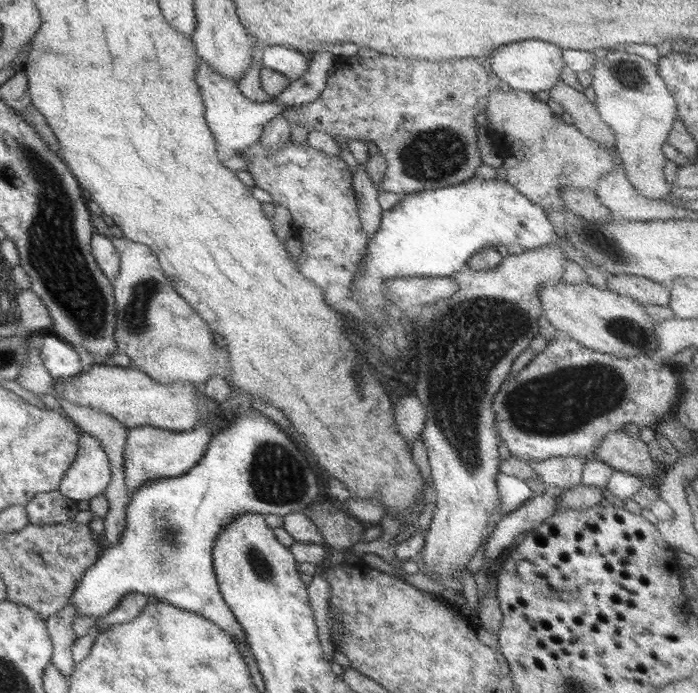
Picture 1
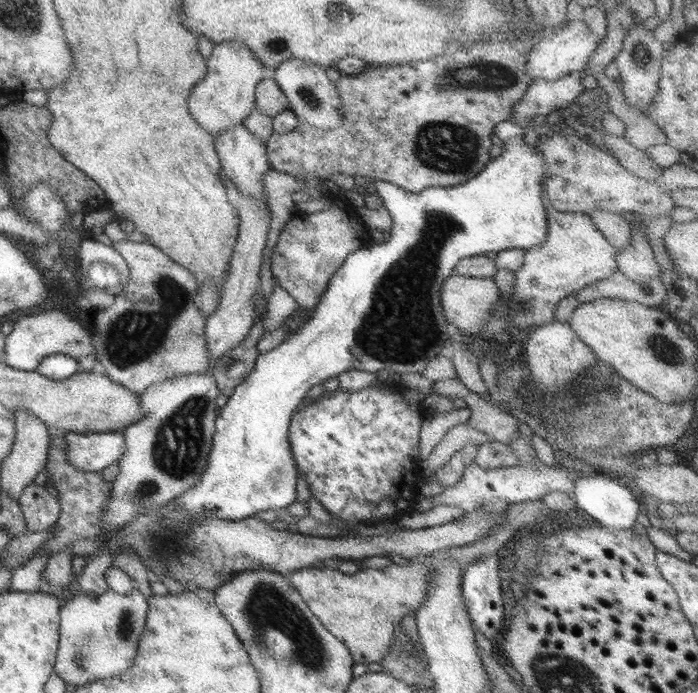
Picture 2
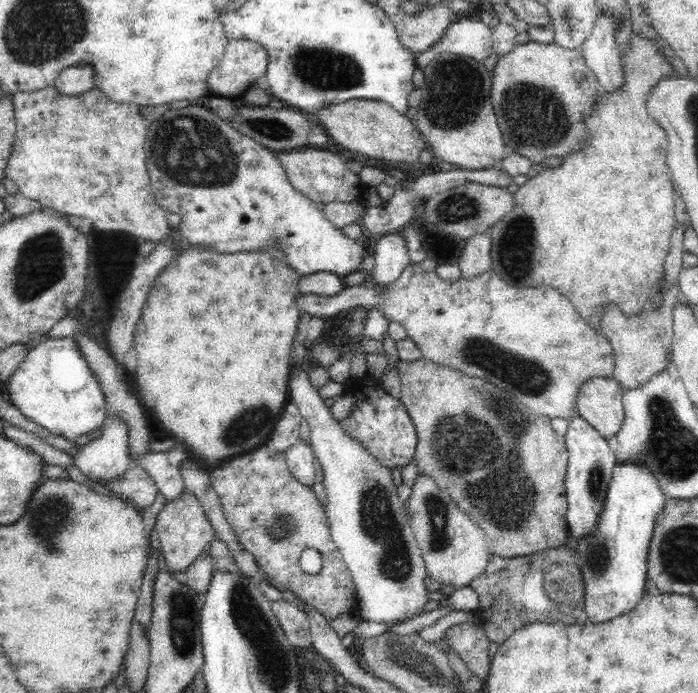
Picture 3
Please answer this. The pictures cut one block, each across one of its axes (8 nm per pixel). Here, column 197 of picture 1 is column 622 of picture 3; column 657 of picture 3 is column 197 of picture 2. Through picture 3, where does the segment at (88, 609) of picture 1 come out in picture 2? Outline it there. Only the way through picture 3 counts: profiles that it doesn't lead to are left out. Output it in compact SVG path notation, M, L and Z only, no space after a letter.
M512 121L499 122L494 134L504 141L502 154L492 158L474 178L459 185L435 186L411 193L390 182L375 181L383 206L392 216L390 237L381 244L372 241L361 250L352 252L330 280L309 320L295 334L288 334L277 347L258 355L249 378L218 410L214 445L202 479L176 498L172 502L176 507L166 513L165 524L172 532L182 530L182 534L186 534L194 516L238 521L256 516L258 510L278 512L290 506L296 500L298 469L294 455L290 454L288 432L290 420L308 392L330 378L339 378L350 369L374 373L378 370L398 374L422 372L428 362L440 356L448 340L441 290L446 278L454 274L455 267L469 257L512 249L526 252L546 242L546 162L540 152L535 152L534 146L524 141L524 132L522 126Z

